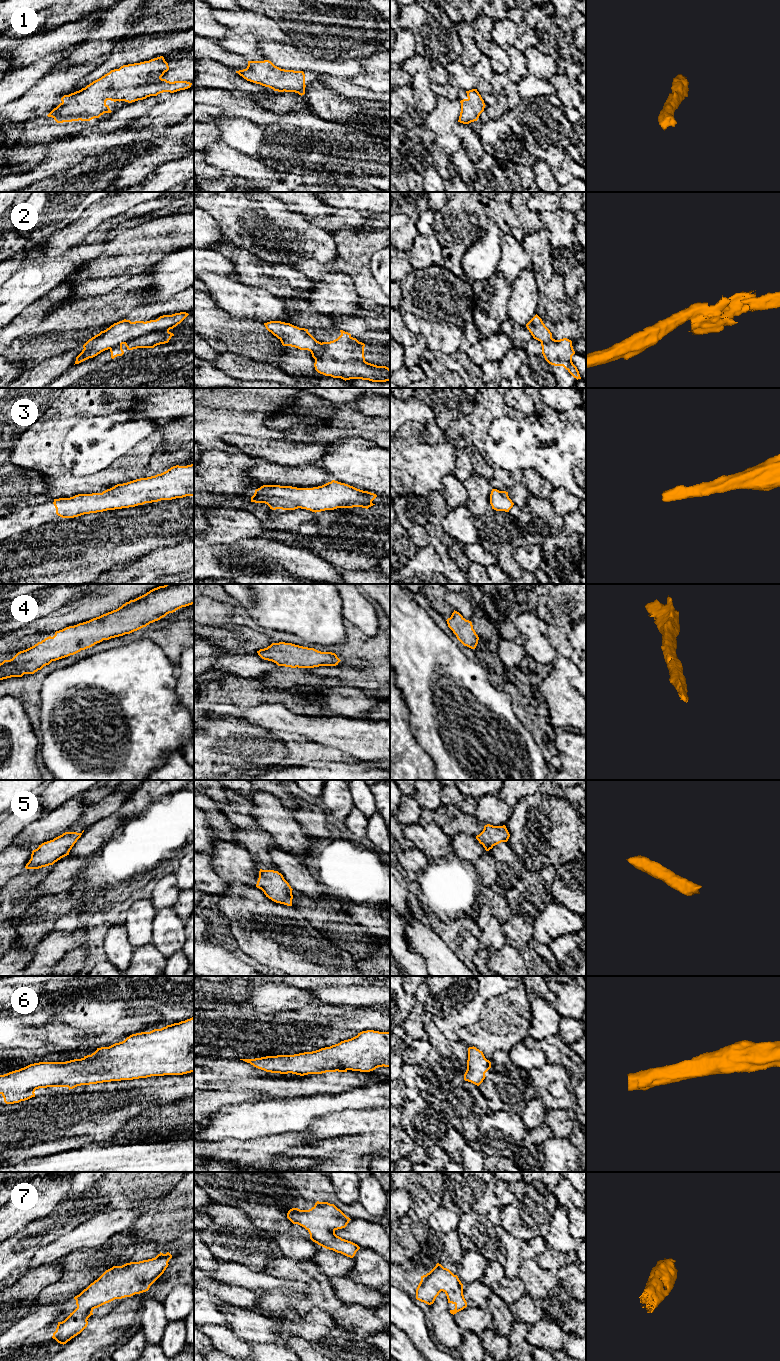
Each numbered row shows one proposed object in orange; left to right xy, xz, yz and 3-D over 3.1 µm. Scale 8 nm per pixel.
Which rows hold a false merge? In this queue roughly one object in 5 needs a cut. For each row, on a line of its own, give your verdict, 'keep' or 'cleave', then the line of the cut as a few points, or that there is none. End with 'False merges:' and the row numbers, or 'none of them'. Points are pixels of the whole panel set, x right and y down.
1: keep; cut none
2: cleave; cut xy (168, 330), (151, 331), (123, 343)
3: keep; cut none
4: keep; cut none
5: keep; cut none
6: keep; cut none
7: keep; cut none
False merges: 2

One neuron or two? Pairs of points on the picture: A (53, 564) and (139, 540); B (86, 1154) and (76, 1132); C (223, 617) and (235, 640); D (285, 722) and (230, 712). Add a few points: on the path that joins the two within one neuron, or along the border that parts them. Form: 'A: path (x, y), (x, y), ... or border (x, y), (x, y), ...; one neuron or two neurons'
A: path (74, 552), (98, 541), (118, 541); one neuron
B: border (89, 1144), (60, 1152); two neurons
C: border (232, 622), (222, 625), (204, 625); two neurons
D: path (271, 716), (244, 714); one neuron

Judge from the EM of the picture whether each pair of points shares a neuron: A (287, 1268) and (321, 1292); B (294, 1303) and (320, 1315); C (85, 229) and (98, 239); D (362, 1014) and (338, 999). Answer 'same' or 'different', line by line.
A: same
B: same
C: different
D: different

